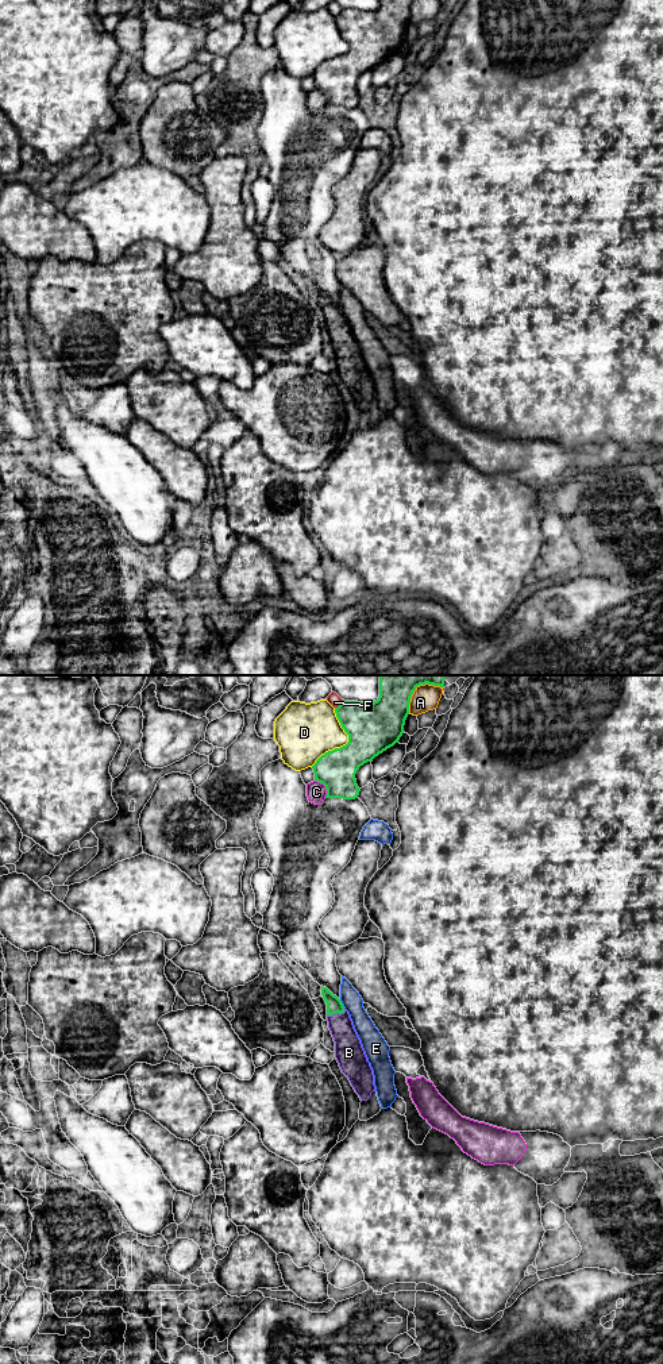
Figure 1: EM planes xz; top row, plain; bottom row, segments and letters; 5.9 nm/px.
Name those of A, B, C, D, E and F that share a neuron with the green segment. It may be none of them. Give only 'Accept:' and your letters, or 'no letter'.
Accept: B

